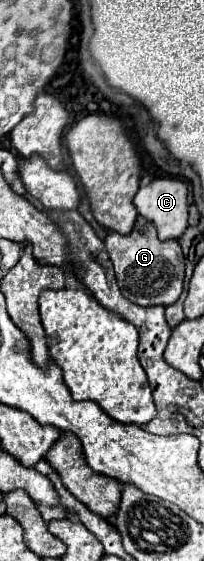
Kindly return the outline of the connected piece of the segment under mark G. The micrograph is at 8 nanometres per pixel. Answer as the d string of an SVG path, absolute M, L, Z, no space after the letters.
M137 217L135 227L129 235L111 231L105 239L105 249L113 261L115 277L125 299L143 307L167 307L179 299L185 279L185 255L177 241L159 241L155 225L151 225L151 221Z

